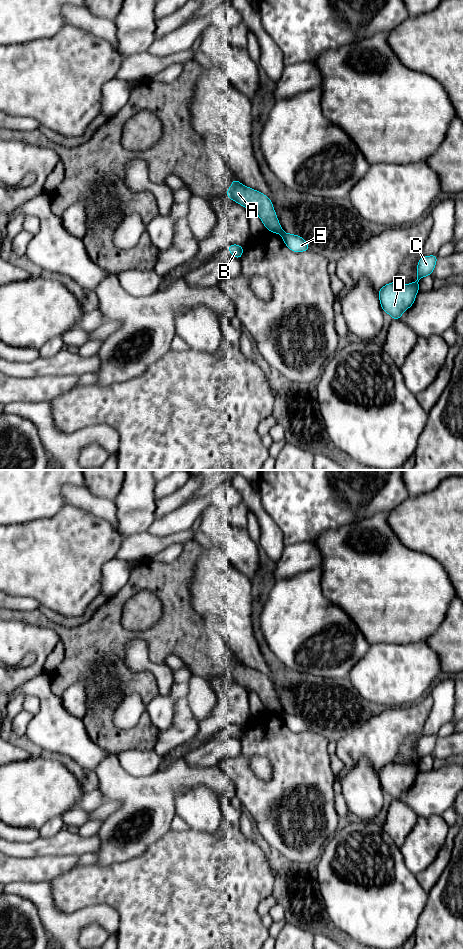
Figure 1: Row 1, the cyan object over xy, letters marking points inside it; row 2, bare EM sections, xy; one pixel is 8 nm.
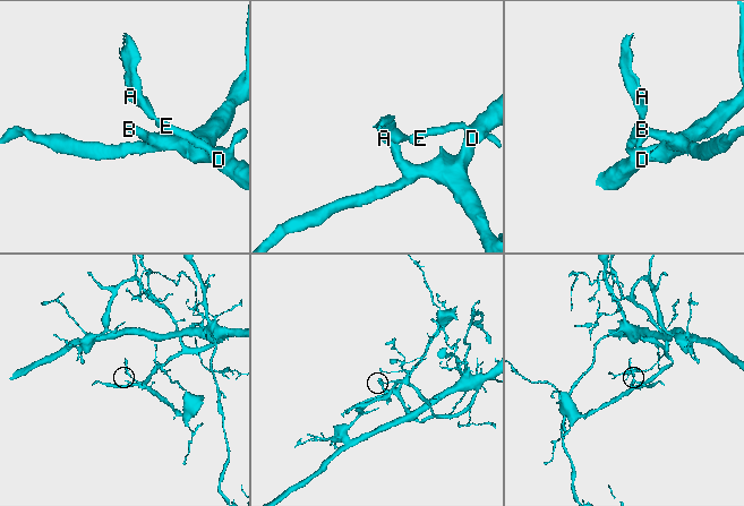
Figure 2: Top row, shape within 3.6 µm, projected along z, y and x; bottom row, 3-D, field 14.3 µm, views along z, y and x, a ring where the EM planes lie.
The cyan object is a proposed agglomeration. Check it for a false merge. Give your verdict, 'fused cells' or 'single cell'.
fused cells

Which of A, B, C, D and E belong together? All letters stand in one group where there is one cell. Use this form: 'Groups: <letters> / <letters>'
Groups: A / B C D E

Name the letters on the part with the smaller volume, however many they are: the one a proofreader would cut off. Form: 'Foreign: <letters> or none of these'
Foreign: A

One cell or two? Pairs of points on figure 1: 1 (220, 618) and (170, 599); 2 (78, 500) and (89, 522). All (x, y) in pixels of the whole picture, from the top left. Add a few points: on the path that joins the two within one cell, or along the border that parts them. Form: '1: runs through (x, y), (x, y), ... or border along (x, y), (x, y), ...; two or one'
1: border along (190, 585), (191, 606), (204, 621); two
2: border along (66, 503), (77, 506), (103, 519); two

